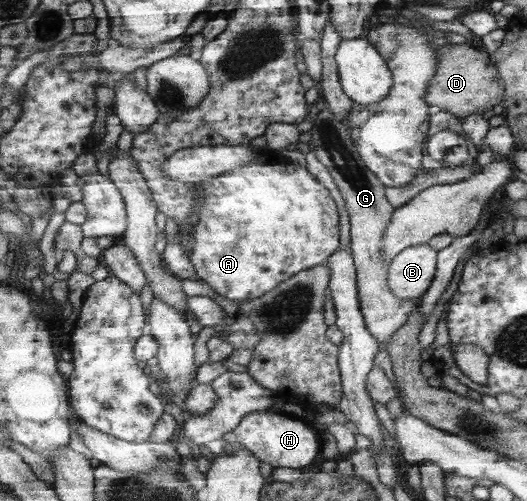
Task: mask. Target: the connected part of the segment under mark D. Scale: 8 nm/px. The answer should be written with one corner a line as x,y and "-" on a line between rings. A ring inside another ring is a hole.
450,43
438,47
437,54
437,72
425,95
429,105
437,105
442,111
453,113
461,119
473,113
483,114
496,105
503,105
506,83
493,64
490,52
486,52
478,44

